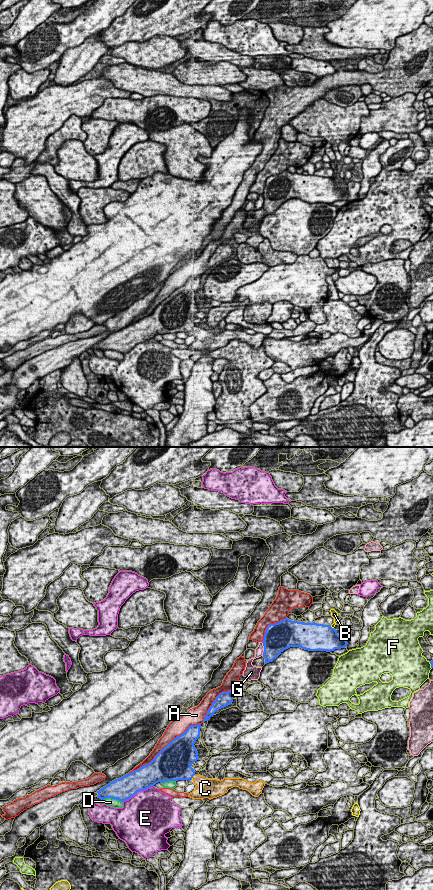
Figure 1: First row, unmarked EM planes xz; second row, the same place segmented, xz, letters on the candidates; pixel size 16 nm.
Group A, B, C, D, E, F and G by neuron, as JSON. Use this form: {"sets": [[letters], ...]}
{"sets": [["A"], ["B"], ["C"], ["D"], ["E"], ["F"], ["G"]]}

